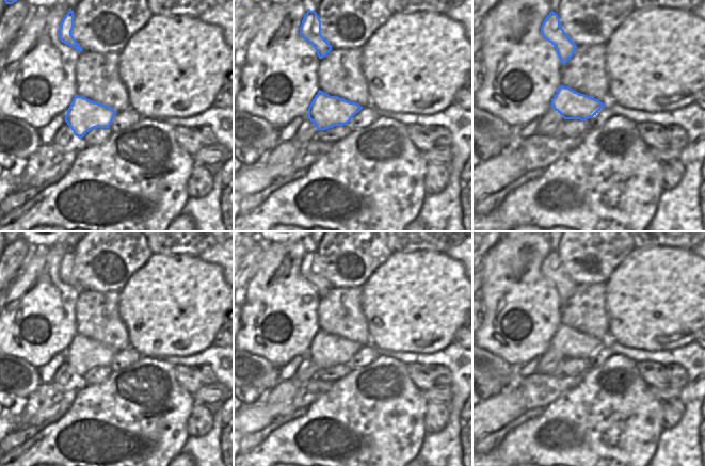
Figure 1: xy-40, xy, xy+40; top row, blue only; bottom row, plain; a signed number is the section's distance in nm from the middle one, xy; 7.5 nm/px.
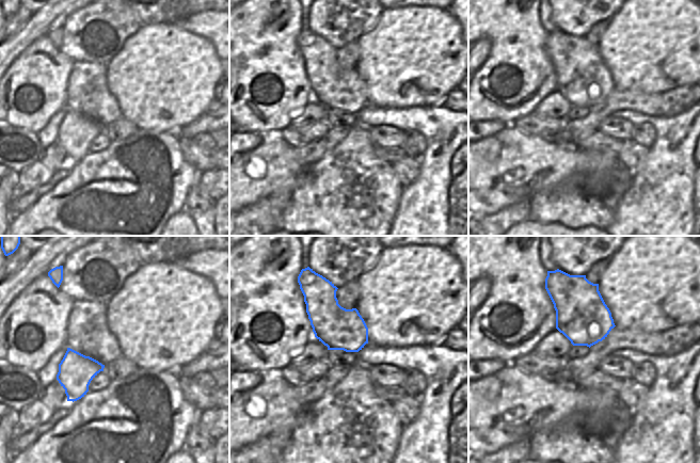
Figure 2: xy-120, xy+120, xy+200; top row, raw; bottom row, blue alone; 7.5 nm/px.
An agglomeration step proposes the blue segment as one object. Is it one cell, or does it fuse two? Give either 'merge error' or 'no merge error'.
merge error

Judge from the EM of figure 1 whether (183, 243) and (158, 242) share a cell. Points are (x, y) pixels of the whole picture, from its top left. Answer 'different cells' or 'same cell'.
same cell

